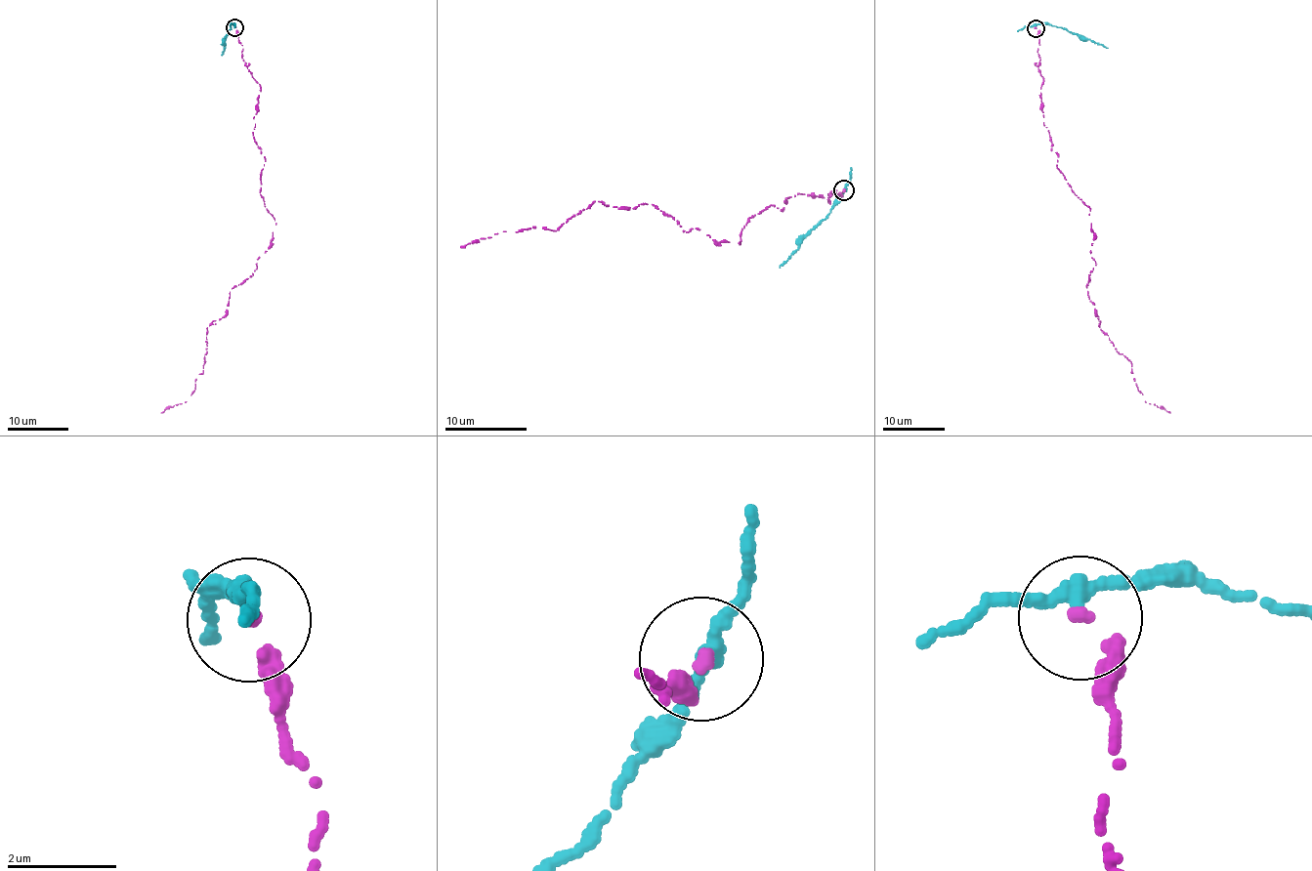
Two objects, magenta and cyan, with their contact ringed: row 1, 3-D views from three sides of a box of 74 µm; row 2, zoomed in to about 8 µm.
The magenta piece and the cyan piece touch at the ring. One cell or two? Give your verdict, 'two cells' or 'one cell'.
two cells

